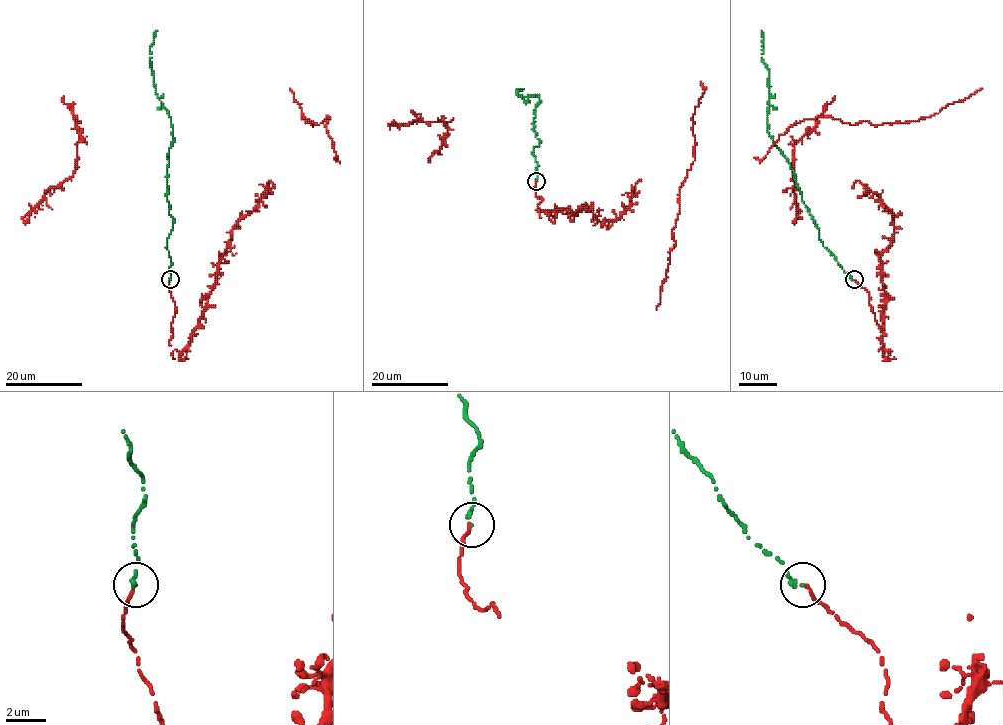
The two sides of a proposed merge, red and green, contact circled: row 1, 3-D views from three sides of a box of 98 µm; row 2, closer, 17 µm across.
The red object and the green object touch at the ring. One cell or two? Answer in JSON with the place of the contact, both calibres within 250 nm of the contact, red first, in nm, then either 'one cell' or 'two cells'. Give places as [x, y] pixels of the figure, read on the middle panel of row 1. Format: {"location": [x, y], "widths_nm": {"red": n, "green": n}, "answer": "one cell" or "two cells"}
{"location": [536, 181], "widths_nm": {"red": 180, "green": 200}, "answer": "one cell"}

